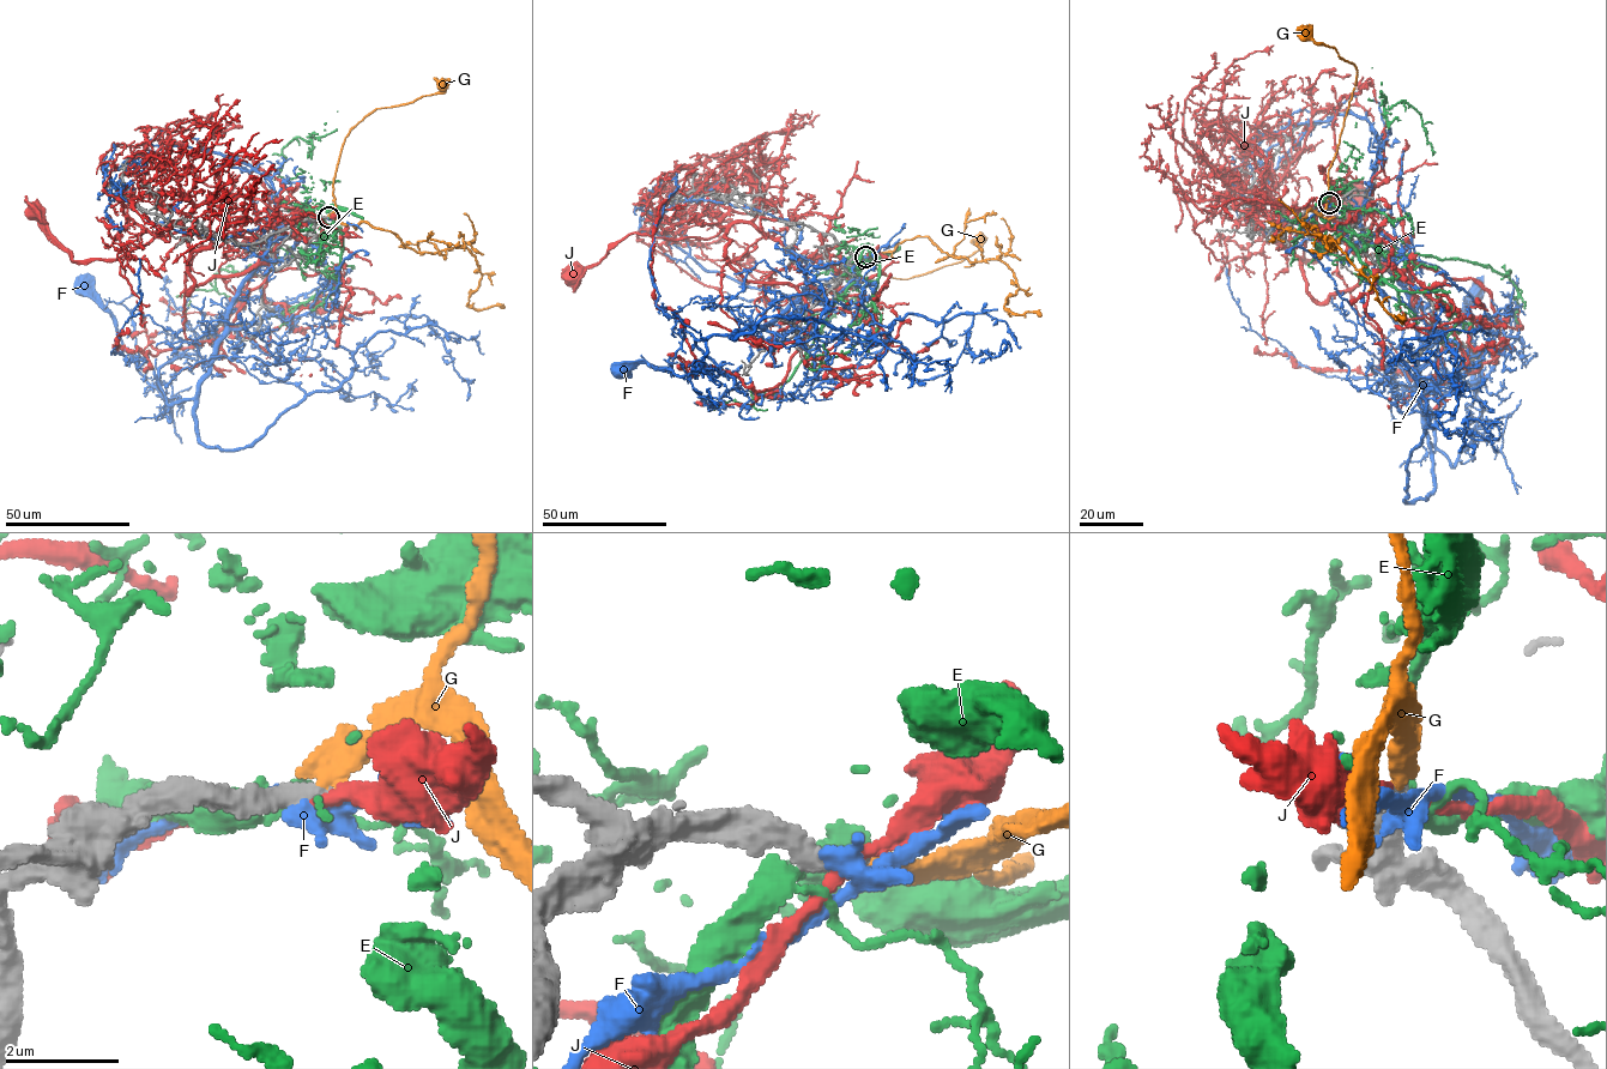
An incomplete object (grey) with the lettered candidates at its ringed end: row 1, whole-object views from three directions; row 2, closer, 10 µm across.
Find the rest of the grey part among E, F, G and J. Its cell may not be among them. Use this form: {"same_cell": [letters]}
{"same_cell": ["G"]}

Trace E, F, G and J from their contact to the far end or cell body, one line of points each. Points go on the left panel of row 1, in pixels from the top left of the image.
E: (325, 217), (340, 242), (325, 235), (295, 257), (222, 270), (212, 289), (187, 295), (185, 312)
F: (327, 218), (275, 231), (234, 302), (211, 372), (193, 398), (169, 406), (169, 421), (115, 318), (82, 289)
G: (328, 217), (336, 209), (333, 182), (350, 131), (376, 109), (442, 92), (442, 84)
J: (327, 217), (188, 294), (188, 258), (259, 236), (273, 213), (193, 169), (212, 132), (234, 125), (222, 138)

